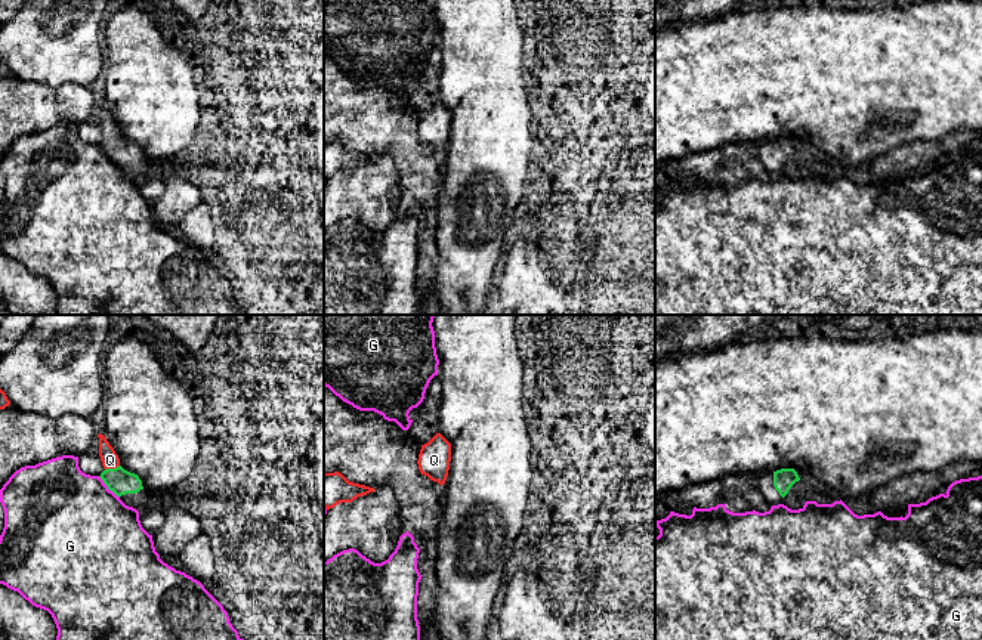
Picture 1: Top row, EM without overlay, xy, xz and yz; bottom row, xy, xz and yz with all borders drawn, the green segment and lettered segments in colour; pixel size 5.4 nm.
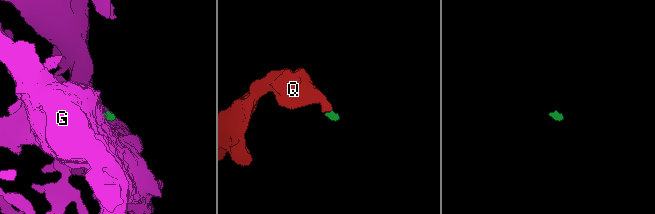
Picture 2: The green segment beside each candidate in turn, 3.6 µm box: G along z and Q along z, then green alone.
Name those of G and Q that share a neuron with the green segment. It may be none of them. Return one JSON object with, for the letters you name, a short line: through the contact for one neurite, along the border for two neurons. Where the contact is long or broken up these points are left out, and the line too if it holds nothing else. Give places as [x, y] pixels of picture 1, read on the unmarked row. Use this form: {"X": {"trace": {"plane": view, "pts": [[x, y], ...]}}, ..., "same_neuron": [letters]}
{"Q": {"trace": {"plane": "xy", "pts": [[119, 150], [111, 138], [110, 129]]}}, "same_neuron": ["Q"]}

